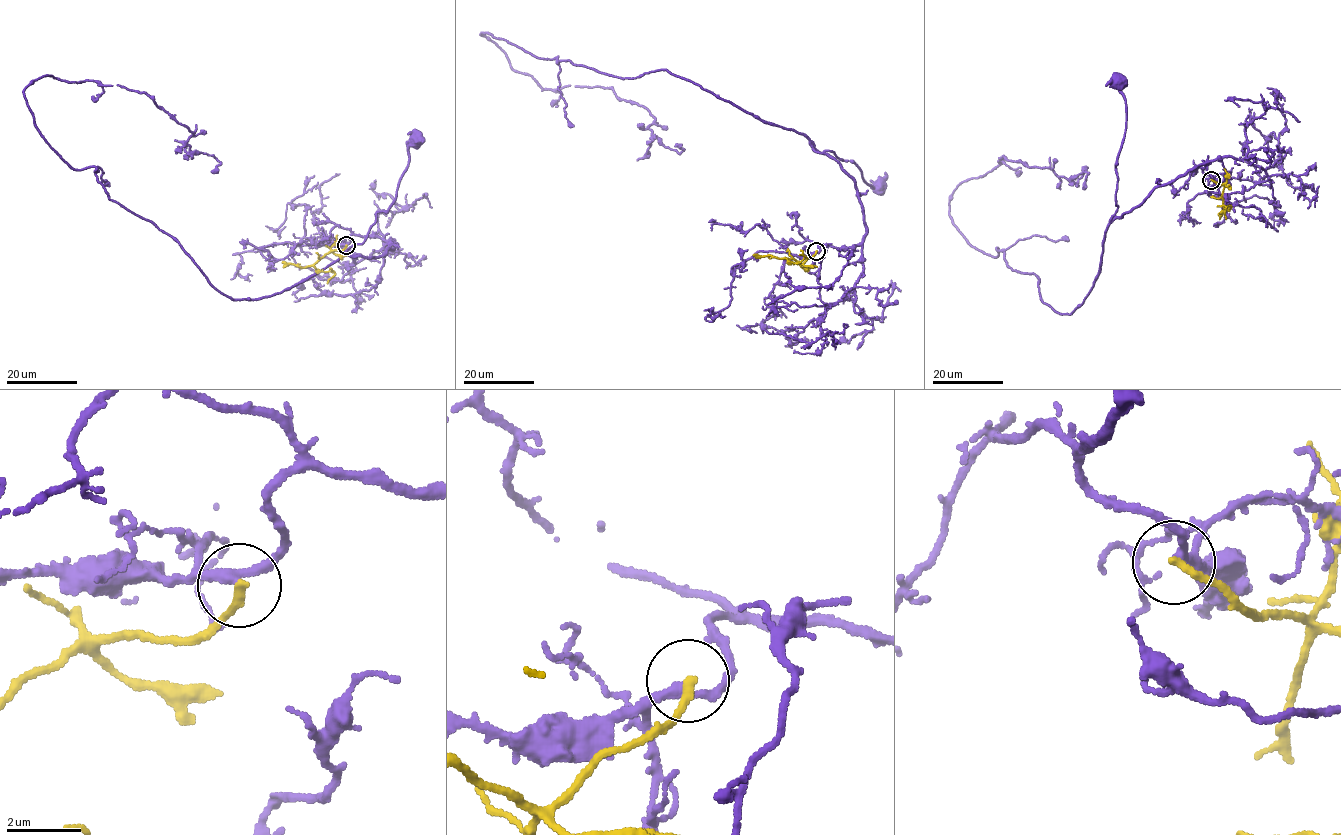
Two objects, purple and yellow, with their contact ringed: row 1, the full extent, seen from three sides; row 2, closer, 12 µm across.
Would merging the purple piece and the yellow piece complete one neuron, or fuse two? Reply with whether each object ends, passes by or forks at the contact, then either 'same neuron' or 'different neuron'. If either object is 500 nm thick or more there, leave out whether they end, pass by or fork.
purple passes by | yellow ends | different neuron

